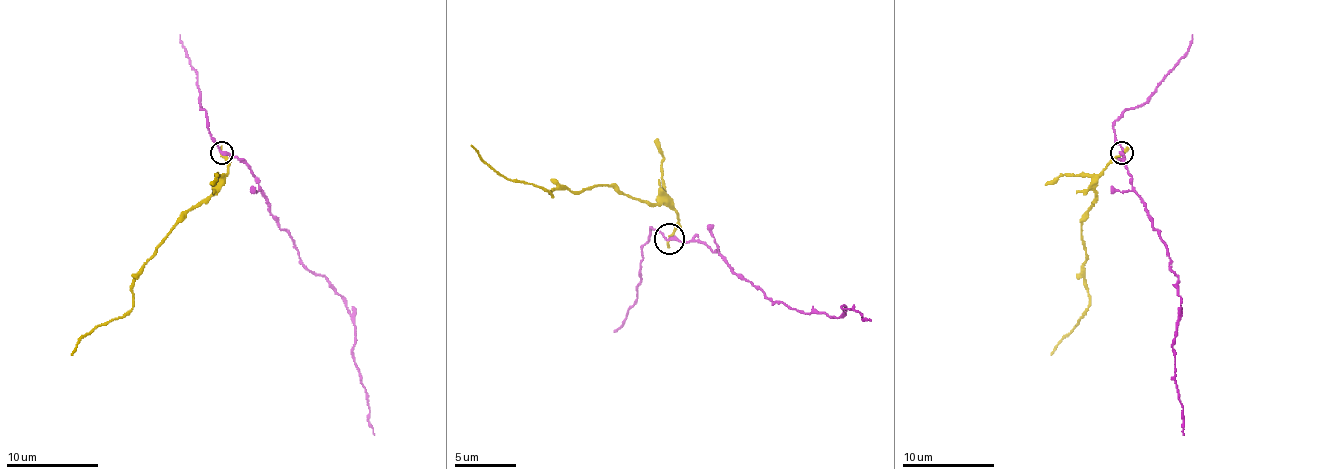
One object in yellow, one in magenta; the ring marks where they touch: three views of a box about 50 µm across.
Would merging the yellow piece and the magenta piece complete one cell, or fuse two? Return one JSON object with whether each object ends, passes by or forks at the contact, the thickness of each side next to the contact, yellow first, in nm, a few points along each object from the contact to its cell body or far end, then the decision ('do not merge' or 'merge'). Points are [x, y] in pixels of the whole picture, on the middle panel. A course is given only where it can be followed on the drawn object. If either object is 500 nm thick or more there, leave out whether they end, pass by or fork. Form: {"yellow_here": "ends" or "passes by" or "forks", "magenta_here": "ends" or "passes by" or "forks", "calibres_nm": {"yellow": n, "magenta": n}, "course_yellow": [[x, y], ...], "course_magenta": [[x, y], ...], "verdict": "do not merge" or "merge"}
{"yellow_here": "ends", "magenta_here": "passes by", "calibres_nm": {"yellow": 280, "magenta": 220}, "course_yellow": [[668, 241], [677, 219], [665, 204], [607, 186], [549, 195], [503, 176], [470, 146]], "course_magenta": [[668, 238], [702, 241], [772, 302], [806, 314], [830, 317], [839, 317], [845, 311], [842, 305], [870, 320]], "verdict": "do not merge"}

